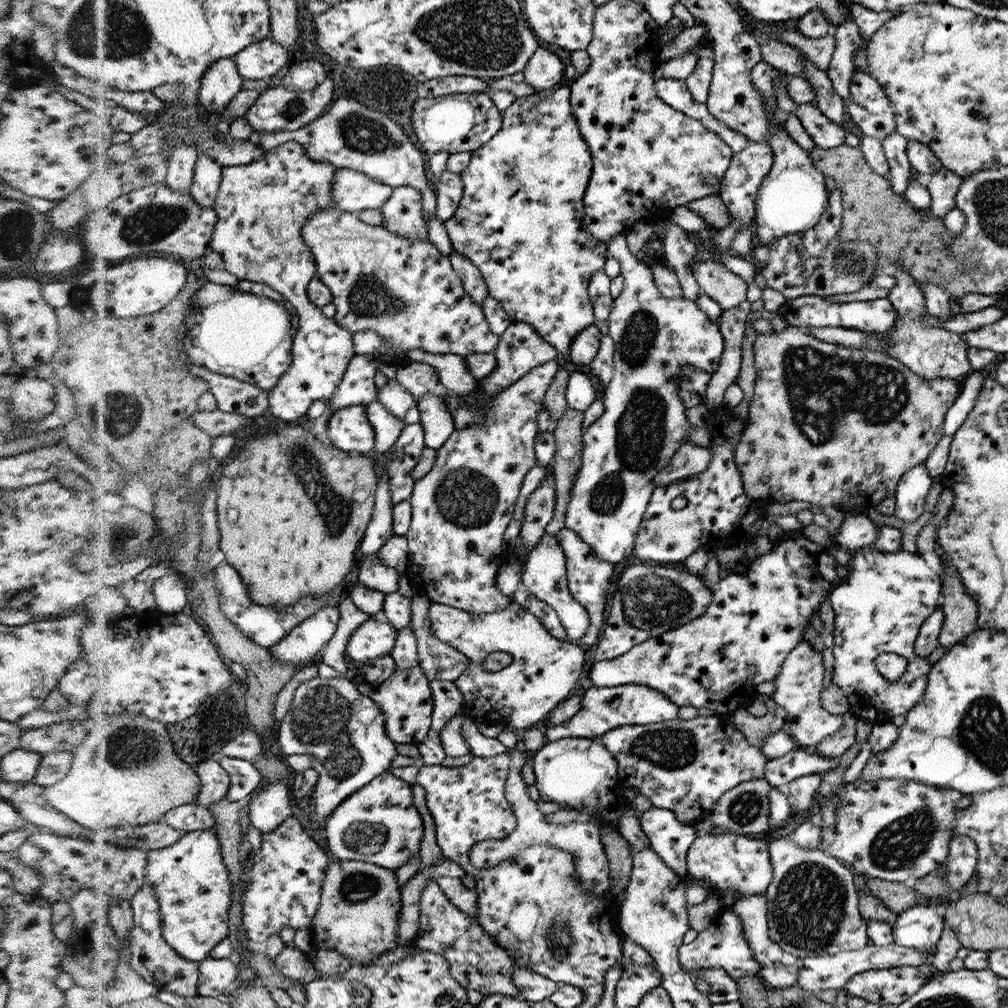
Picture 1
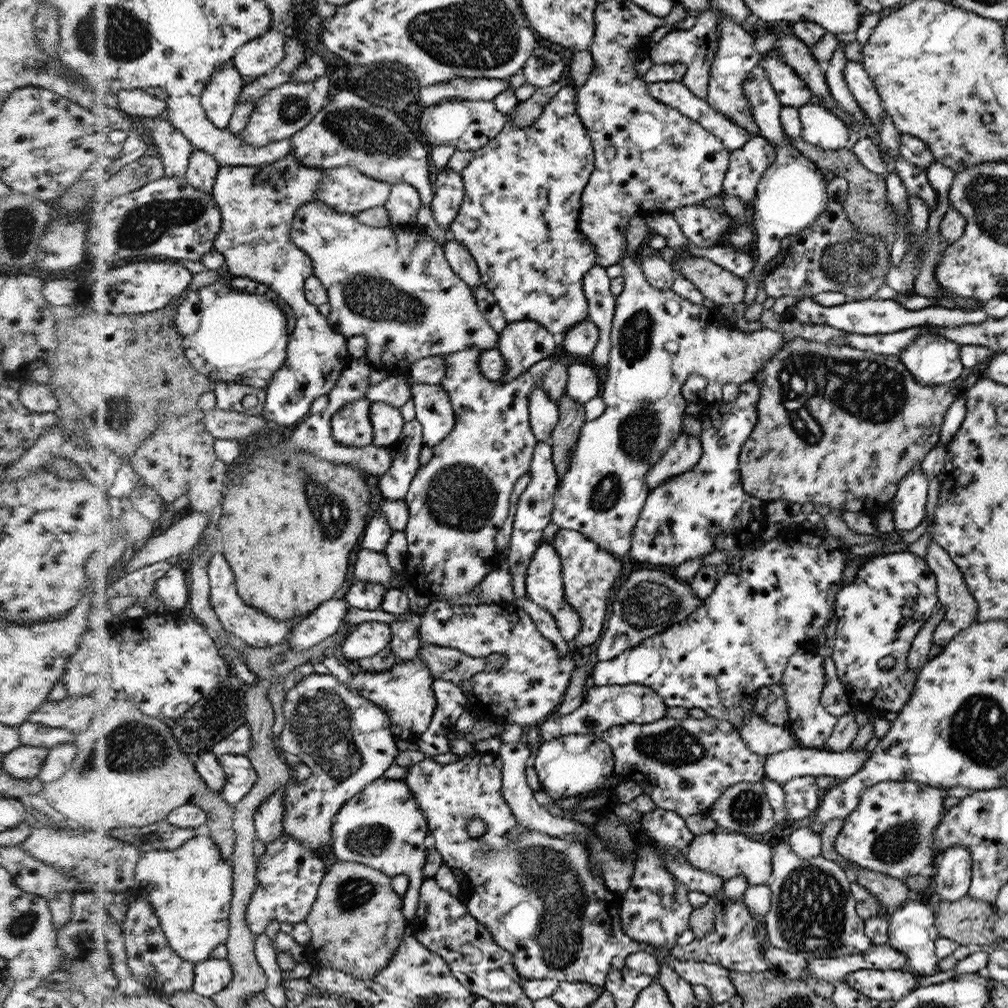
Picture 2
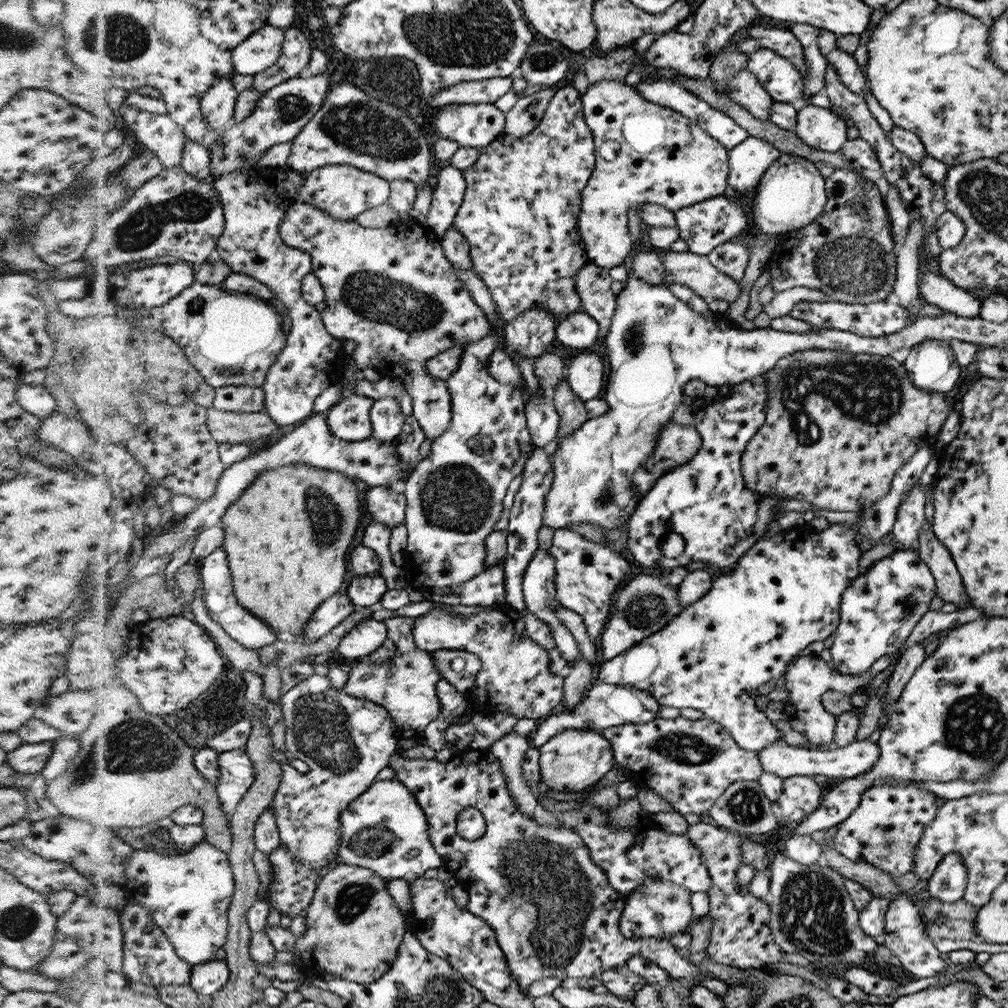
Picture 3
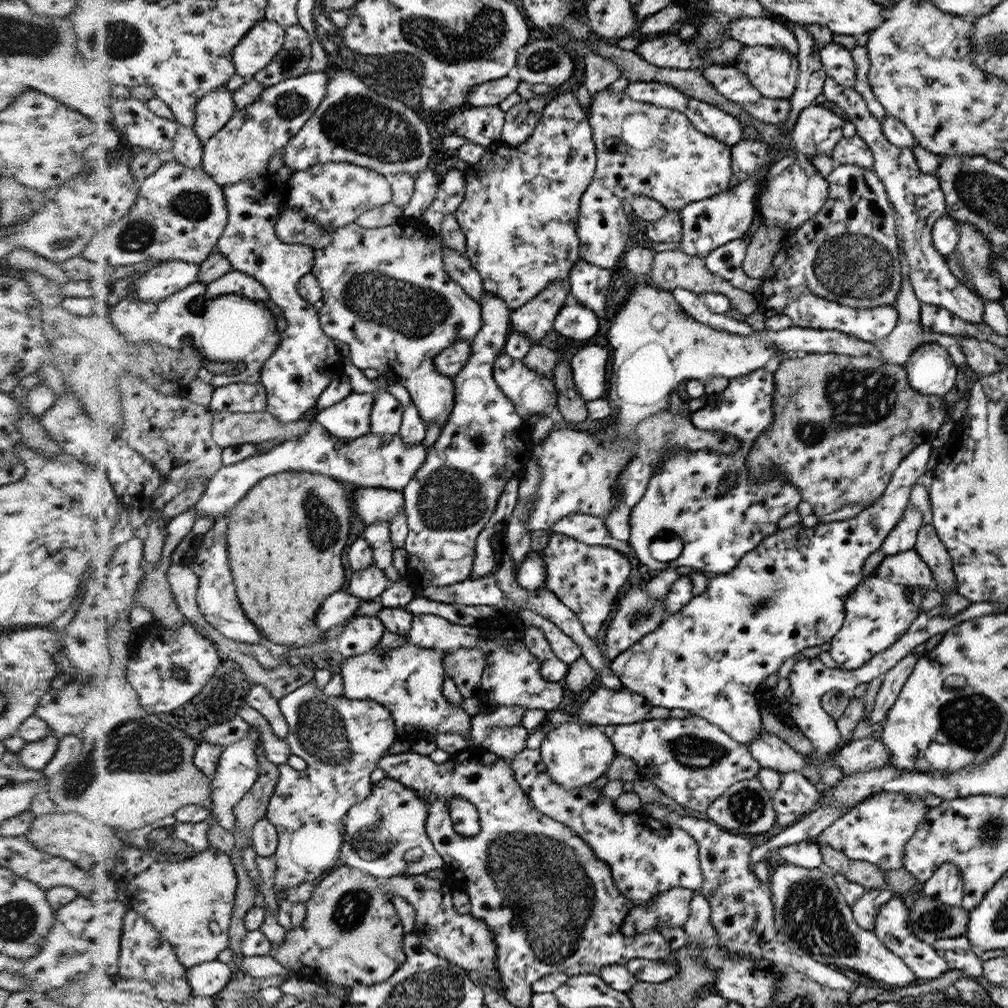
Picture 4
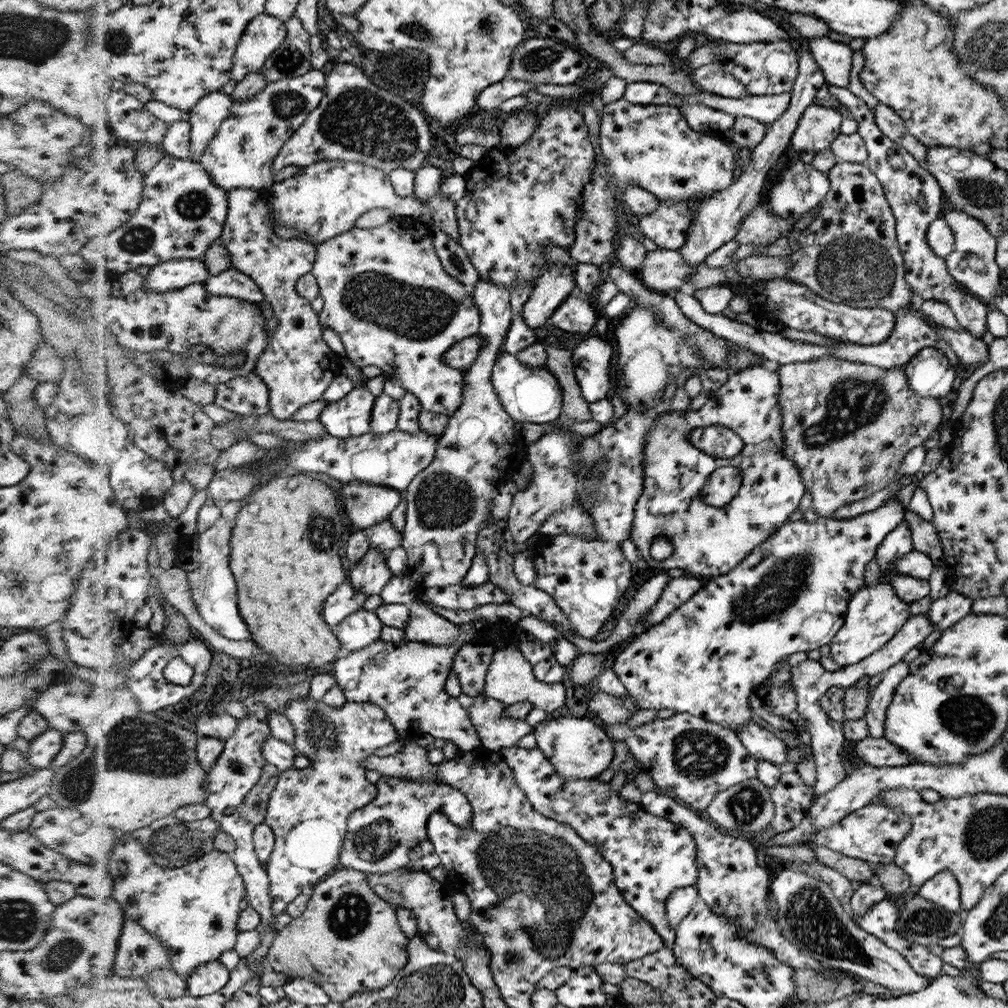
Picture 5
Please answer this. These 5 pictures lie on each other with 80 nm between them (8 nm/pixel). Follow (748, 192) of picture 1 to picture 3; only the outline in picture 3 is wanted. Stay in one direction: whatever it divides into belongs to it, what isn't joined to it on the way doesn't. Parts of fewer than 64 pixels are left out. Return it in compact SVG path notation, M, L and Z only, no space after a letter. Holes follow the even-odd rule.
M749 136L729 153L729 185L737 192L753 193L765 170L782 152L772 143Z

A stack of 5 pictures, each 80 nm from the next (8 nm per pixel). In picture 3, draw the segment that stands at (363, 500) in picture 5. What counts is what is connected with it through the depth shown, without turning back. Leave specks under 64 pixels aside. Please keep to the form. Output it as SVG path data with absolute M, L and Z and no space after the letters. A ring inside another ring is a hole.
M388 486L366 488L365 512L374 522L398 526L406 520L407 497L404 491L396 491Z

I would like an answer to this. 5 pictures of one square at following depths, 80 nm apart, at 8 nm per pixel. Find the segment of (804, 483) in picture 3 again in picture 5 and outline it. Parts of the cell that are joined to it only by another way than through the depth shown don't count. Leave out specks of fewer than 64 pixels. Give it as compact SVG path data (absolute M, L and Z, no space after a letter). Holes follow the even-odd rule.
M822 356L812 362L791 363L781 366L777 372L779 378L784 378L784 394L780 394L780 402L784 402L784 434L786 442L783 444L784 456L796 464L802 473L802 481L807 485L807 491L812 495L812 504L814 510L822 517L831 516L835 510L841 506L864 500L872 496L874 492L886 488L890 482L896 478L896 473L902 468L907 455L915 446L922 445L934 432L939 432L938 426L942 424L942 406L934 398L923 398L916 395L910 388L907 373L902 368L890 368L883 370L882 367L870 365L867 363L848 362L832 358L832 356Z

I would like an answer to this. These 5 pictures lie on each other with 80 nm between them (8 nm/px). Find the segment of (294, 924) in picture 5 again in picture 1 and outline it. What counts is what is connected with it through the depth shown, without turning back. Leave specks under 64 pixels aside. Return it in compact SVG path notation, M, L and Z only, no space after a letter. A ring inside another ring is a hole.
M333 860L324 887L323 901L319 913L313 922L318 949L338 951L352 959L353 965L374 966L372 961L380 955L395 950L398 936L399 914L403 908L400 904L400 892L396 884L396 872L376 866L375 863L352 860Z

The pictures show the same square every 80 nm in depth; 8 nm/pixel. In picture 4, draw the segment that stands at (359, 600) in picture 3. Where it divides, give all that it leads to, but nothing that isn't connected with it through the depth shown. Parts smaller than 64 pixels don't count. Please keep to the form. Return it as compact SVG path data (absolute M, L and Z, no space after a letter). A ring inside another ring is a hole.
M373 564L364 570L353 571L346 589L362 602L374 601L382 596L390 584L384 571Z

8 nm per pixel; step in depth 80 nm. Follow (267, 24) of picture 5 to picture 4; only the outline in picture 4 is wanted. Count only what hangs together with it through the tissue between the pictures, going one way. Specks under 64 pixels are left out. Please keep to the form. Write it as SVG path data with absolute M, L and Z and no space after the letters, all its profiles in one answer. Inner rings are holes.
M265 18L261 20L248 36L236 47L235 65L237 74L246 79L254 78L261 70L268 68L271 62L280 54L287 41L287 27L279 22Z

